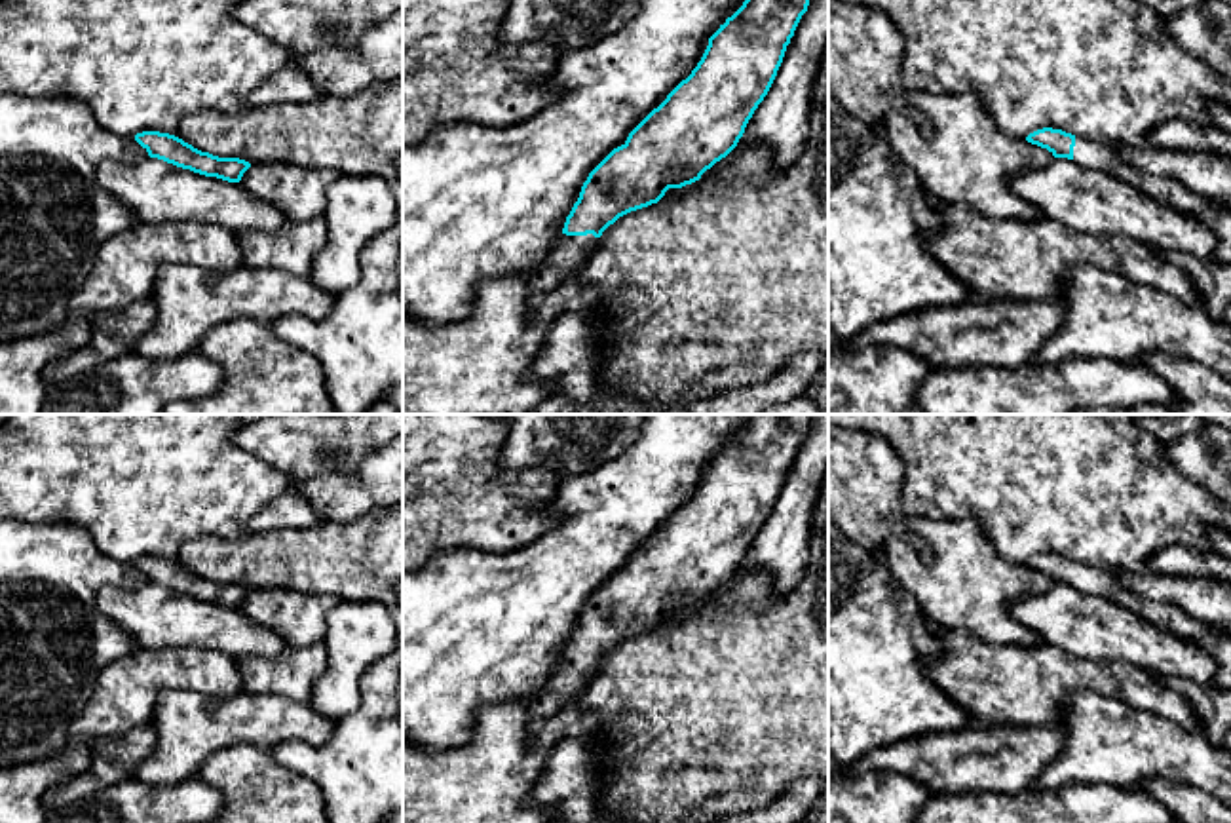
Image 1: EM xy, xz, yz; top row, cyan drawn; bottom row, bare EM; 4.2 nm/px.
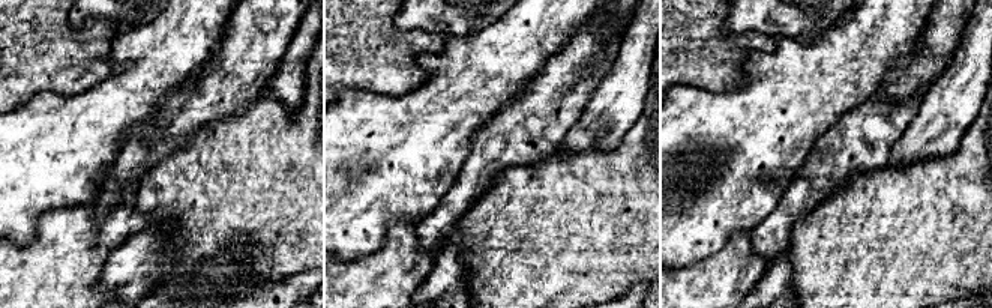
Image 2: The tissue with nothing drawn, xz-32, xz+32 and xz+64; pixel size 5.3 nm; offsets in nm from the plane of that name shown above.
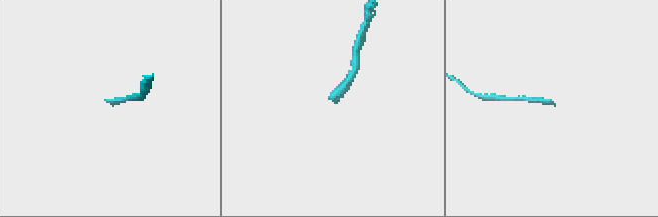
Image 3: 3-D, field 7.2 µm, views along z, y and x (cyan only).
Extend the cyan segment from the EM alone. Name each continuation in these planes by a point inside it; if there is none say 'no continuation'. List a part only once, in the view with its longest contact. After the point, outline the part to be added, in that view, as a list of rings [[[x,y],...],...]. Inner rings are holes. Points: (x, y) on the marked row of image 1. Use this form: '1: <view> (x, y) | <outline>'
1: xz (570, 253) | [[[562,234],[536,274],[530,276],[530,302],[540,304],[564,278],[581,272],[597,245],[598,238],[593,234]]]

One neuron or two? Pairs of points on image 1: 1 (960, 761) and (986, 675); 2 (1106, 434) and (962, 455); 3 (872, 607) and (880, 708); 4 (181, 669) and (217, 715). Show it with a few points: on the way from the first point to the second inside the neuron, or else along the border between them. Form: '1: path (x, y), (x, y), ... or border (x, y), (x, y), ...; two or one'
1: border (975, 721), (984, 725); two
2: path (1070, 434), (998, 436); one
3: path (872, 631), (872, 683); one
4: border (244, 690), (211, 698), (166, 689), (156, 706); two

